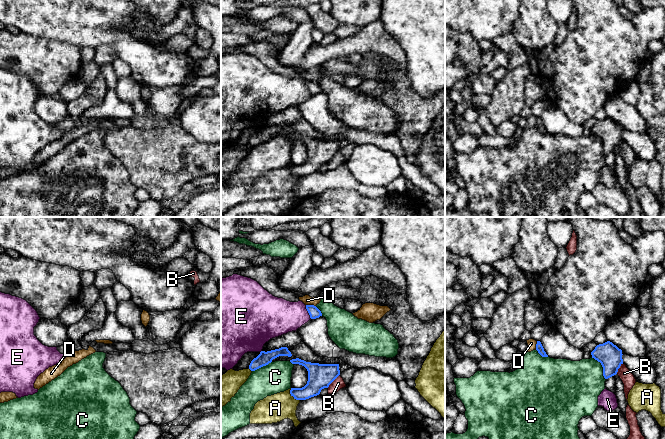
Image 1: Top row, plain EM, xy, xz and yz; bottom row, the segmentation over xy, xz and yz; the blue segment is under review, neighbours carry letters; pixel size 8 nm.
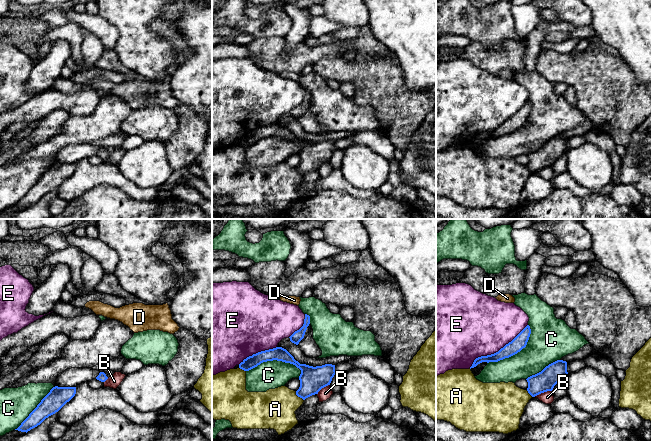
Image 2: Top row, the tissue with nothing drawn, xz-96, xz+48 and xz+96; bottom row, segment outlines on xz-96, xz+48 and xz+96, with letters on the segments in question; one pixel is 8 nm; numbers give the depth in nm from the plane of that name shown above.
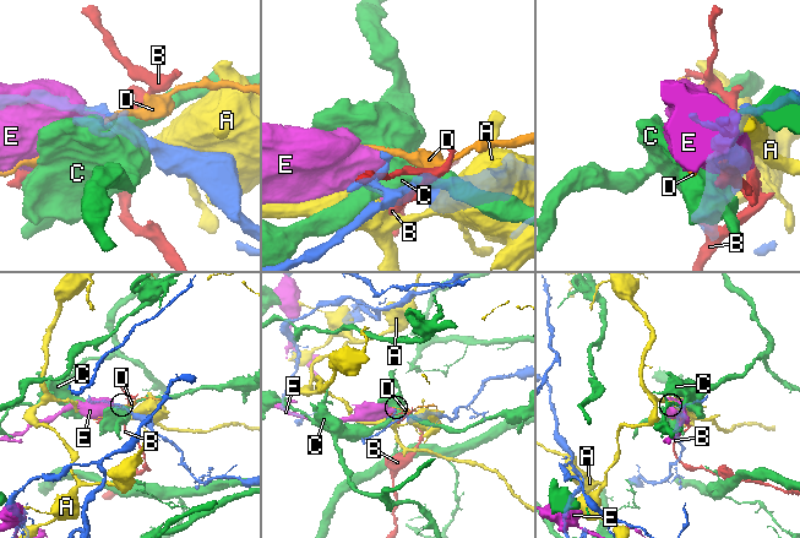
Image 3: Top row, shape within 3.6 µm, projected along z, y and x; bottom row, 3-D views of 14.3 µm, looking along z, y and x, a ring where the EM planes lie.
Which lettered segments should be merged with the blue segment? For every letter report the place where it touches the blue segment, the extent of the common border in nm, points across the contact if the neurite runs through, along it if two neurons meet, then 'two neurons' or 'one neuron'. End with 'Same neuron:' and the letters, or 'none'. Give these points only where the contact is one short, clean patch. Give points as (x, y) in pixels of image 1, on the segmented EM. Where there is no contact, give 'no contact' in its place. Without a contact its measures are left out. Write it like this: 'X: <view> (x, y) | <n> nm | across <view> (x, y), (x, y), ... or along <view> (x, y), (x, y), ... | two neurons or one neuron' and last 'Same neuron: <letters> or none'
A: xz (292, 395) | 130 nm | two neurons
B: xz (333, 380) | 150 nm | along xz (339, 374), (327, 387) | two neurons
C: yz (602, 366) | 220 nm | two neurons
D: xz (311, 305) | 80 nm | along xz (306, 304), (315, 306) | two neurons
E: xz (308, 312) | 120 nm | two neurons
Same neuron: none

